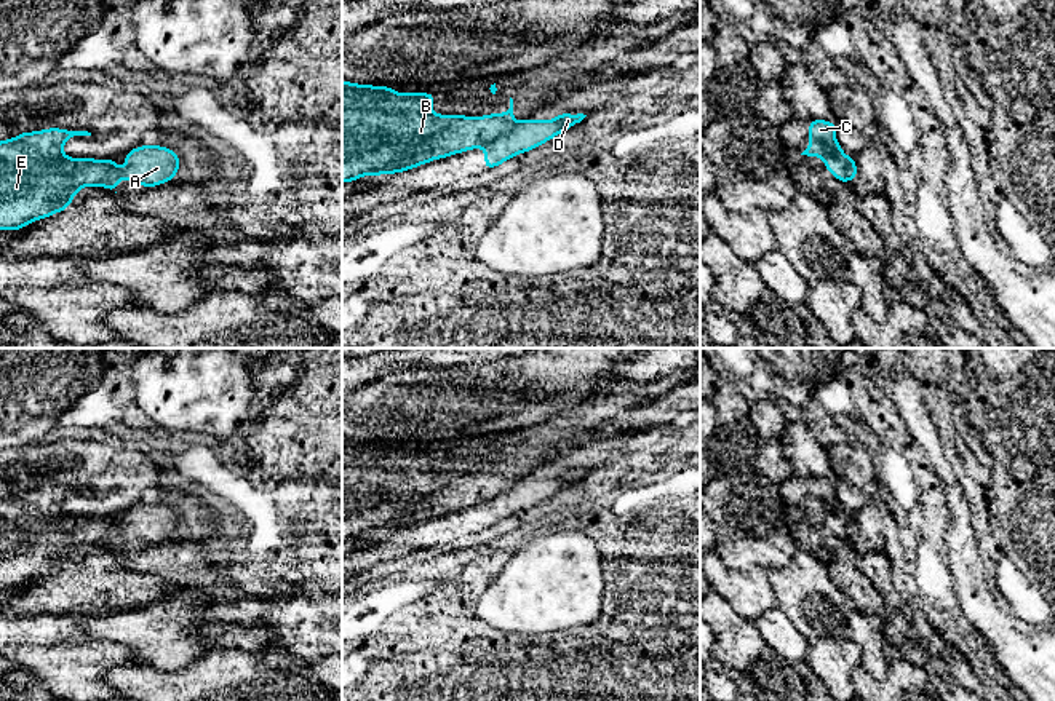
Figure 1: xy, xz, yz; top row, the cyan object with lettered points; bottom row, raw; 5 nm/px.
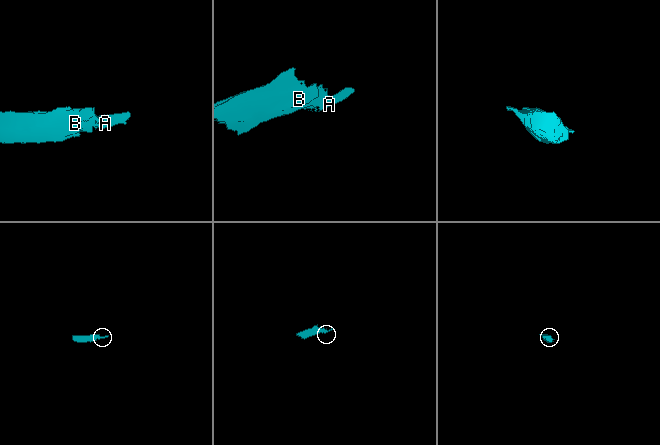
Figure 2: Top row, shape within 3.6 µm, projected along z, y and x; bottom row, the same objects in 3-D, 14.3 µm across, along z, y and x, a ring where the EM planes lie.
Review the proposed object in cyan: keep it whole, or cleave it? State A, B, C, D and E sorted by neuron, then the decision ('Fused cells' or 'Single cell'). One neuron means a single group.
Groups: A D / B C E. Fused cells

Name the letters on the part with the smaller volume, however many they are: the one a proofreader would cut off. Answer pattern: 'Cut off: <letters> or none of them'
Cut off: A, D

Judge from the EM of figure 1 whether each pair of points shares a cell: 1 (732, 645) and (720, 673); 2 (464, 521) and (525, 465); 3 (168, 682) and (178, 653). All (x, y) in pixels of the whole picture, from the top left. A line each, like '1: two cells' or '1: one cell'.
1: two cells
2: two cells
3: two cells

